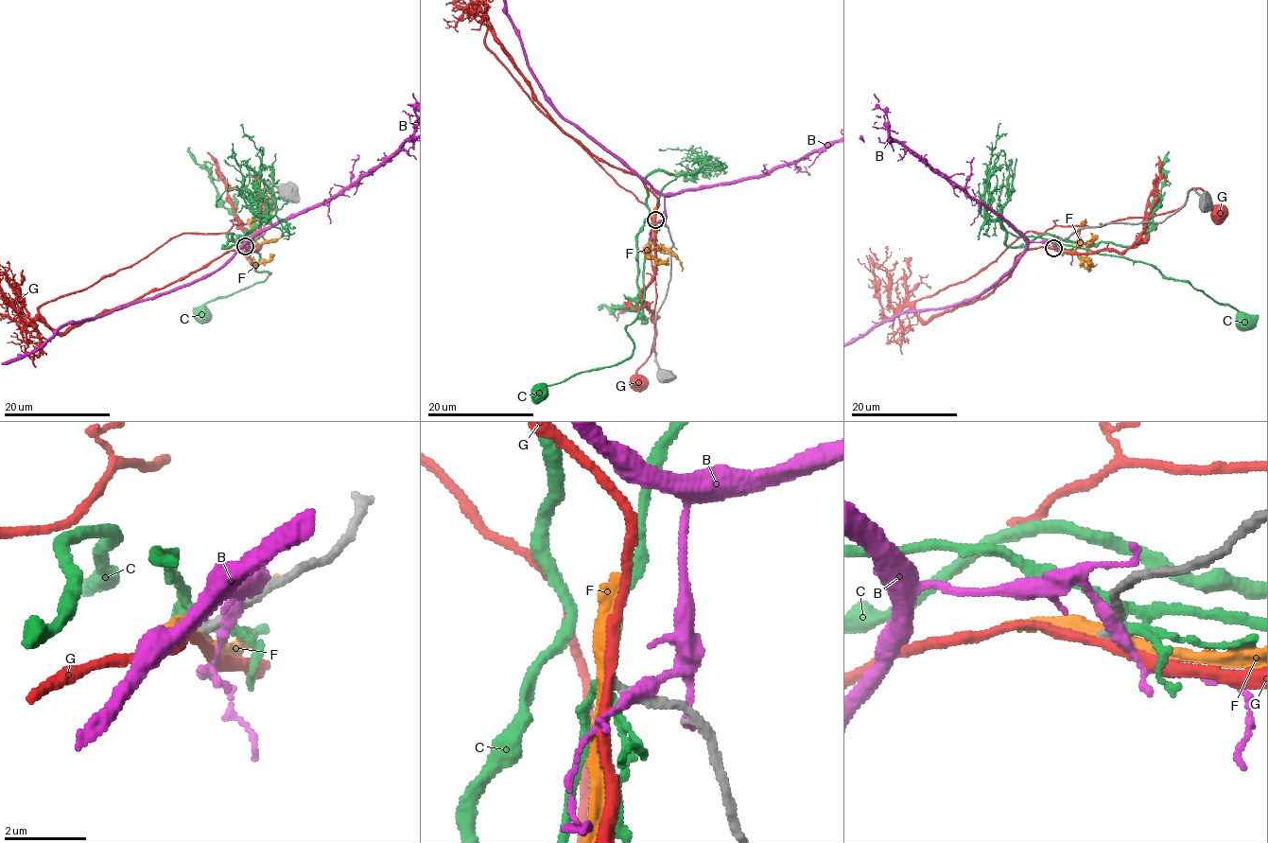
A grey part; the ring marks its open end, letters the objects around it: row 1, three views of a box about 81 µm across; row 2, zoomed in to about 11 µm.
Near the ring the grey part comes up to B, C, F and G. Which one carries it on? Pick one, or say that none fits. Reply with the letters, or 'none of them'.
none of them

